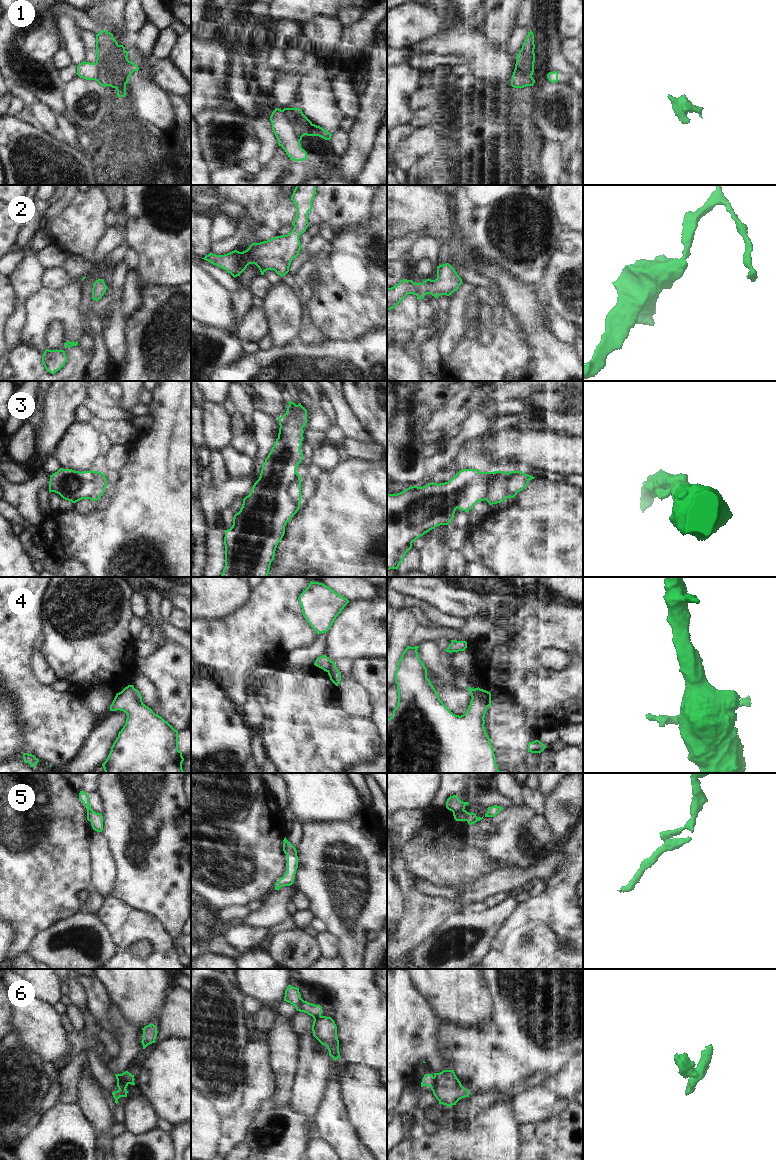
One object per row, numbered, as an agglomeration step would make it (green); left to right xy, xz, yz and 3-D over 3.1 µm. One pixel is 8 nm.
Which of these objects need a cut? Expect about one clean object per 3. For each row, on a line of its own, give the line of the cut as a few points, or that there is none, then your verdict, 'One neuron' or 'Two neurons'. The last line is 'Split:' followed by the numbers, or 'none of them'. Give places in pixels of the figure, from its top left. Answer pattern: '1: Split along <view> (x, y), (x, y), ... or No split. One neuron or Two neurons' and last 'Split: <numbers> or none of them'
1: Split along yz (517, 59), (524, 59), (527, 62), (530, 76), (529, 85). Two neurons
2: No split. One neuron
3: Split along xz (299, 478), (289, 485), (287, 491), (287, 494), (295, 502). Two neurons
4: Split along xy (134, 688), (134, 698), (142, 703). Two neurons
5: Split along yz (463, 809), (458, 809), (453, 813). Two neurons
6: Split along yz (434, 1077), (436, 1086), (432, 1090). Two neurons
Split: 1, 3, 4, 5, 6.

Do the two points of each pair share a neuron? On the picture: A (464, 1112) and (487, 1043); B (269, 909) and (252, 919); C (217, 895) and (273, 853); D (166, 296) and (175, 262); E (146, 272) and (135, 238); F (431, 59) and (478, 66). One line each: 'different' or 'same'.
A: different
B: same
C: same
D: different
E: same
F: different

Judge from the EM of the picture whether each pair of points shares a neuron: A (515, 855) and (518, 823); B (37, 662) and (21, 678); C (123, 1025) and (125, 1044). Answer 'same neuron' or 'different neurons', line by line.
A: same neuron
B: different neurons
C: same neuron

